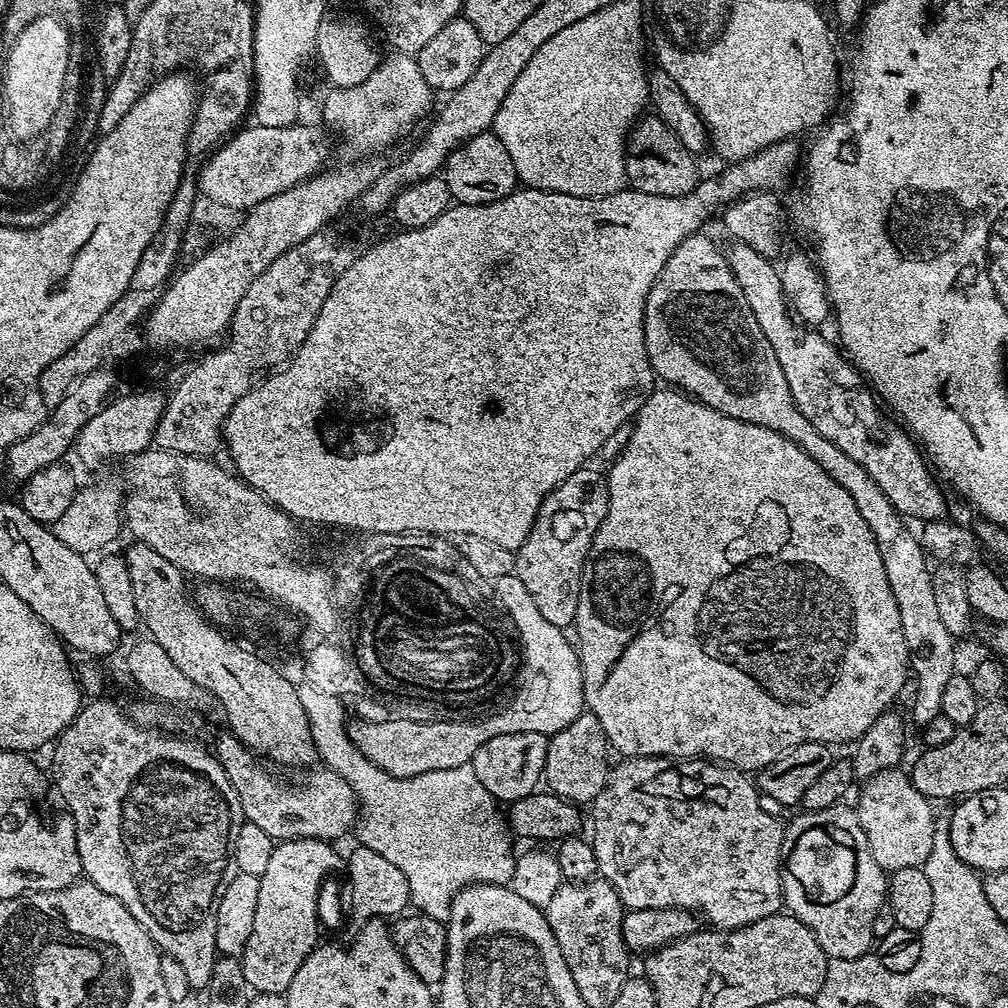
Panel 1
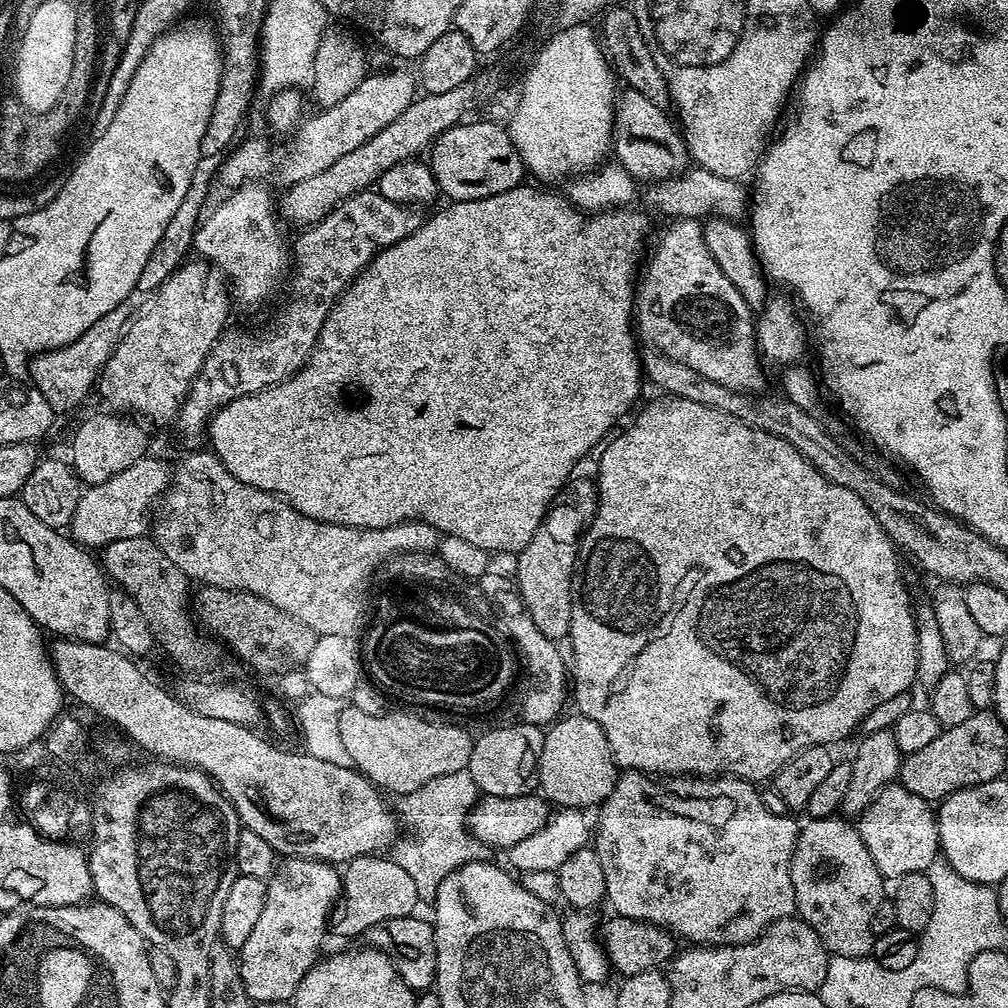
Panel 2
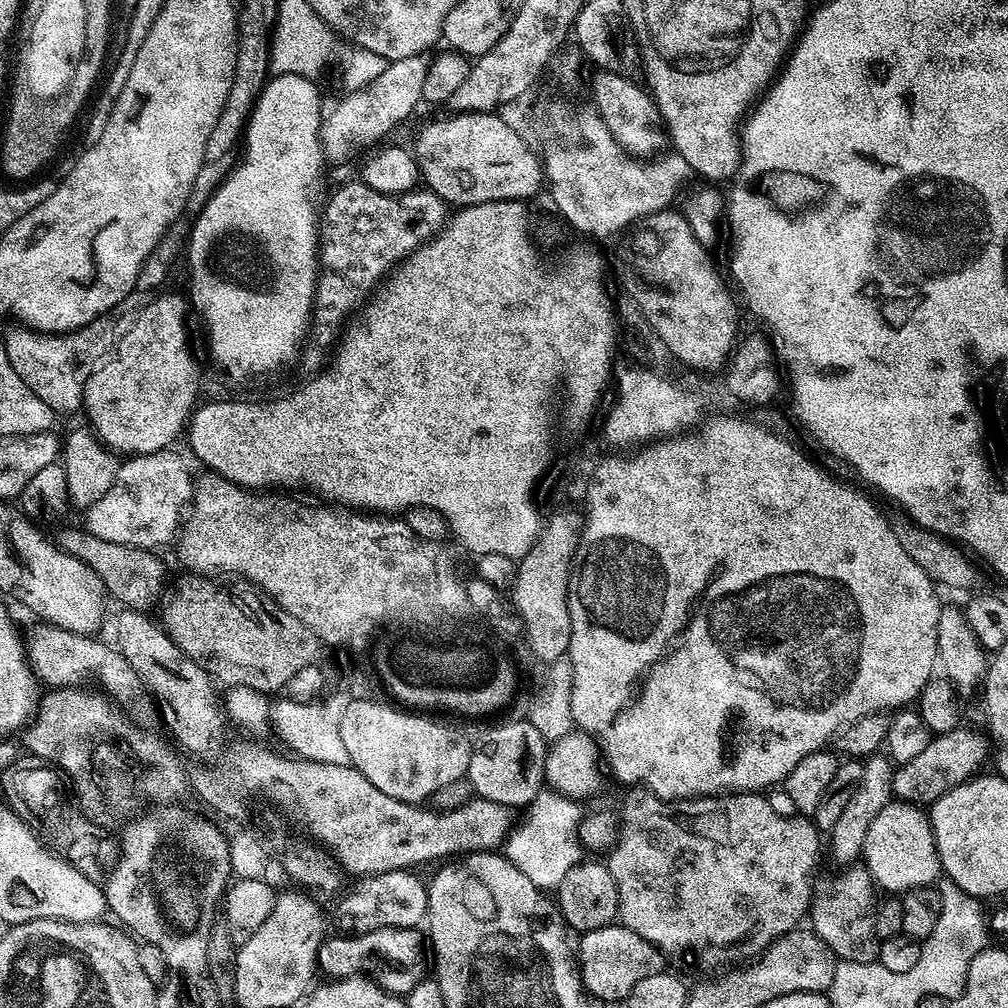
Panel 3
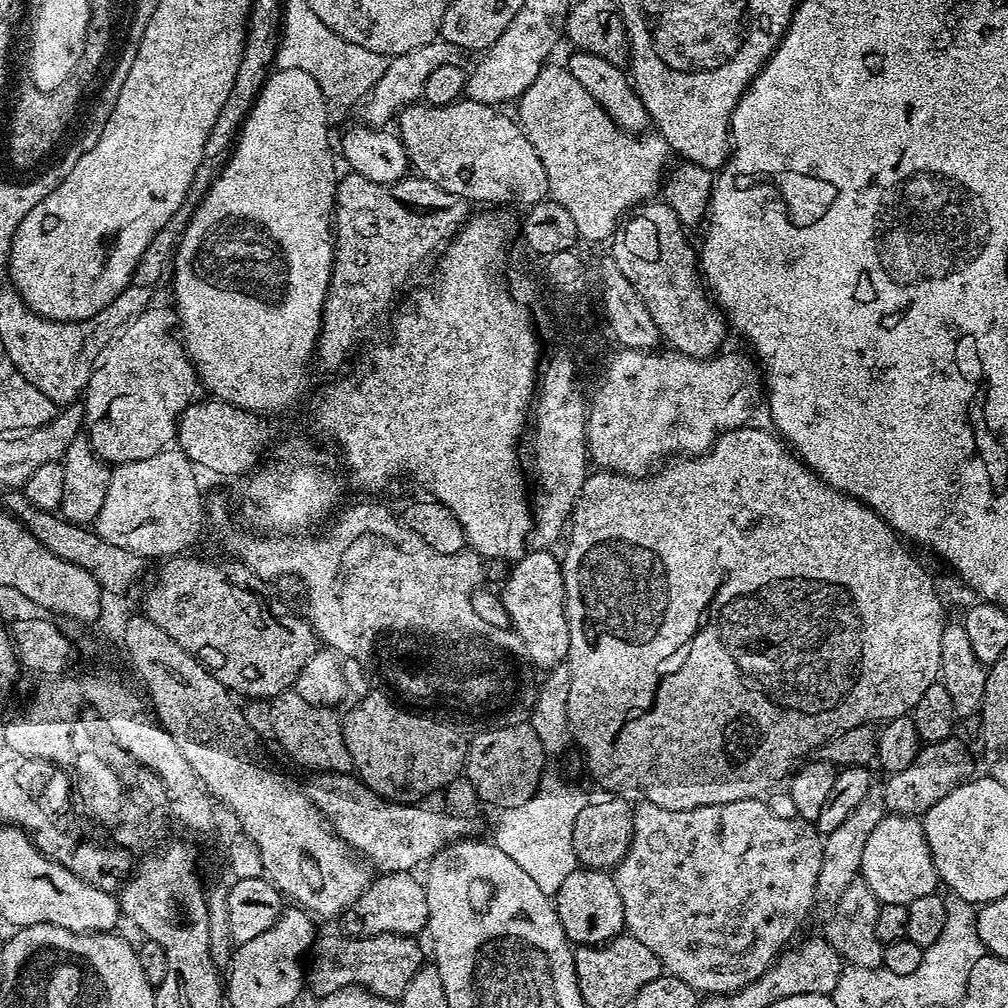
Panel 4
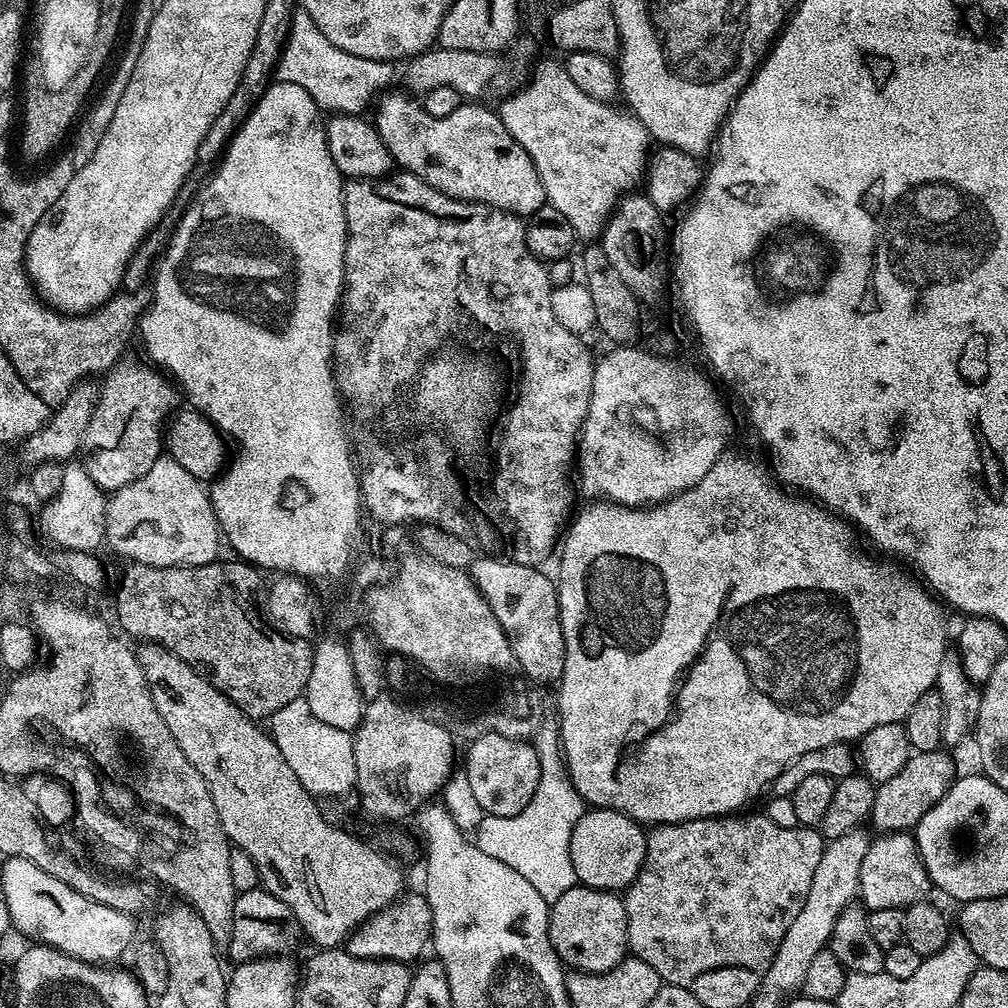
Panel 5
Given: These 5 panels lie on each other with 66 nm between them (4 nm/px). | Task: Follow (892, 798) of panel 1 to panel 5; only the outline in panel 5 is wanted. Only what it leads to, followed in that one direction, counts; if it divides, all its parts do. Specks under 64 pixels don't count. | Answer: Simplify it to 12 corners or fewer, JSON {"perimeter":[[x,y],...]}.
{"perimeter":[[880,834],[860,867],[865,909],[925,899],[915,835]]}

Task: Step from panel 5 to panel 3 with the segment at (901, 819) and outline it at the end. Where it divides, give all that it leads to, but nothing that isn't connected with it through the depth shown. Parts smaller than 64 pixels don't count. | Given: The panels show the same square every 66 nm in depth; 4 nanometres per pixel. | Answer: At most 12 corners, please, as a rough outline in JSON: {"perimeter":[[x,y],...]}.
{"perimeter":[[983,731],[933,735],[892,773],[892,795],[931,806],[990,756]]}

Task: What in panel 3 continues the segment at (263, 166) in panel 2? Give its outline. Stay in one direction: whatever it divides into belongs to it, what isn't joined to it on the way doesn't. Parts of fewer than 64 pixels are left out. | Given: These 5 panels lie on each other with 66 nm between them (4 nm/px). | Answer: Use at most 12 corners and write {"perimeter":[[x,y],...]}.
{"perimeter":[[429,57],[385,63],[321,119],[325,161],[375,147],[424,100]]}

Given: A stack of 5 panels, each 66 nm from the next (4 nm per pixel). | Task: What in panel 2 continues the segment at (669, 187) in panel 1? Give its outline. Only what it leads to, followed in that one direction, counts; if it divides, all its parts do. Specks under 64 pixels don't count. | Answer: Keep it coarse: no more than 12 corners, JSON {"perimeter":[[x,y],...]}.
{"perimeter":[[619,93],[614,156],[637,182],[689,167],[681,129],[646,94]]}

